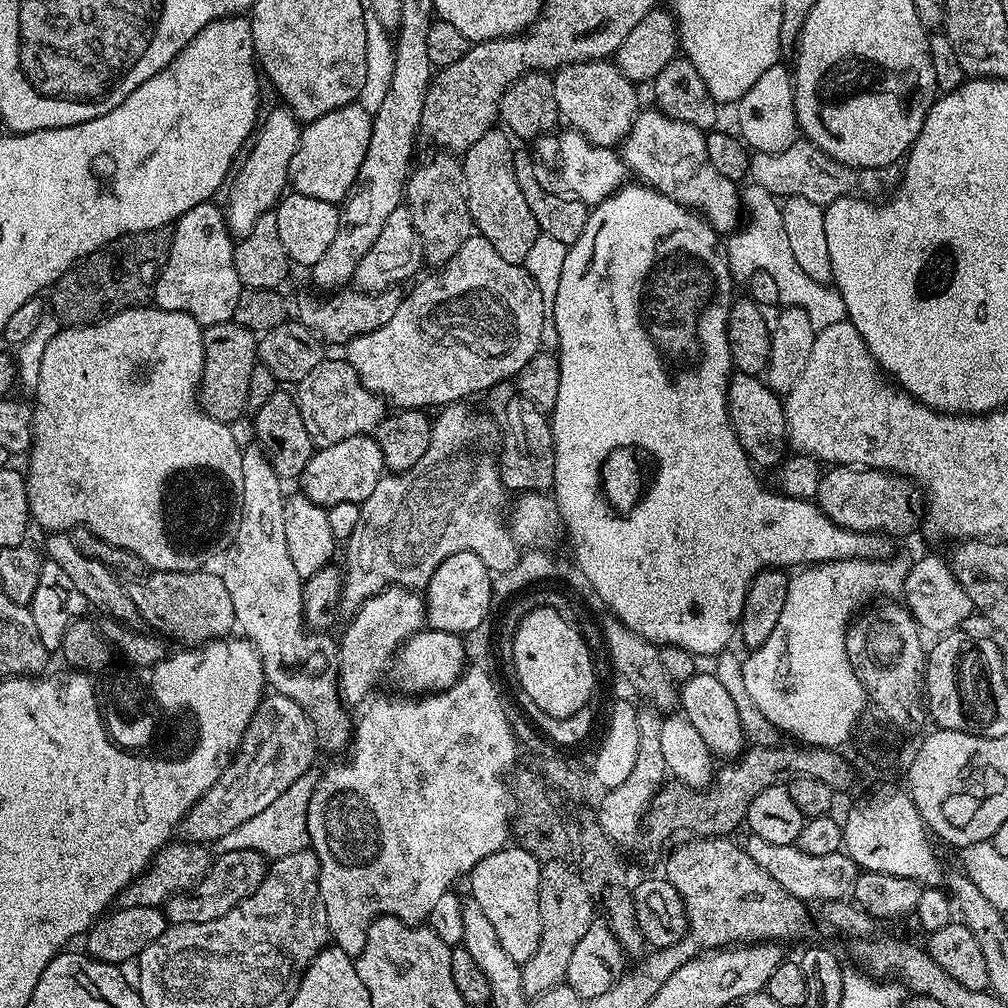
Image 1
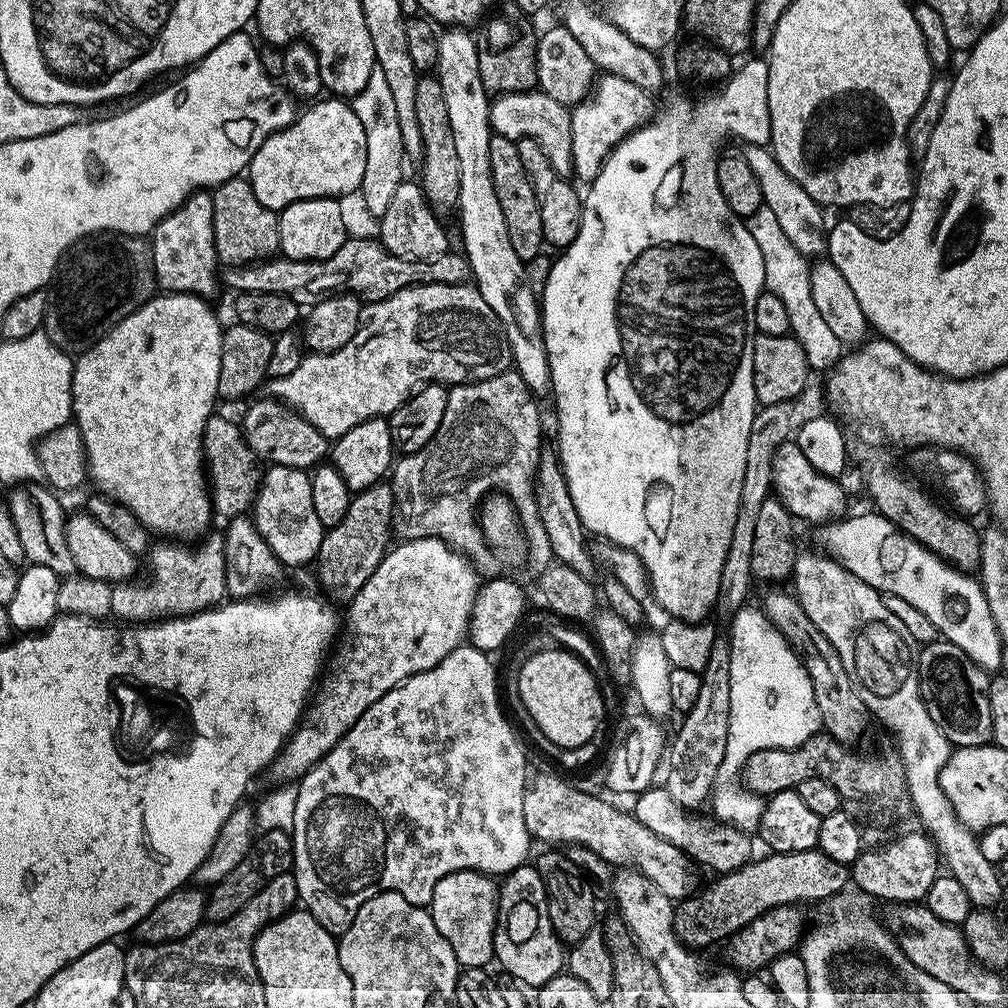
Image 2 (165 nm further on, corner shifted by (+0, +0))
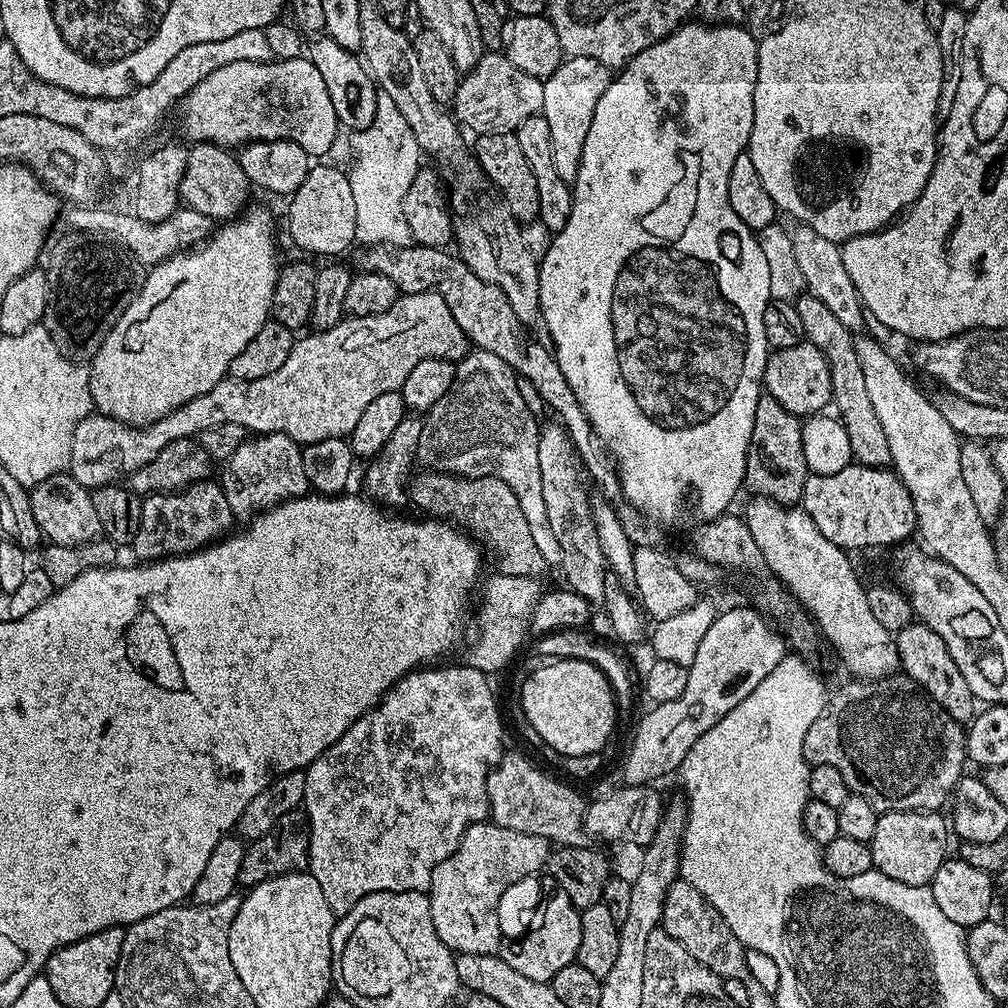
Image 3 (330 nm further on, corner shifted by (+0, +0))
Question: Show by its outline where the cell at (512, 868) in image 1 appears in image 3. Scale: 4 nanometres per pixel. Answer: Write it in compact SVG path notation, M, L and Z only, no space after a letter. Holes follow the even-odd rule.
M557 887L555 892L550 891L543 897L542 907L528 932L520 939L509 939L501 943L499 956L518 974L525 978L534 978L534 982L543 984L551 982L558 970L565 966L577 963L578 946L582 946L582 918L581 909L570 902L570 894Z

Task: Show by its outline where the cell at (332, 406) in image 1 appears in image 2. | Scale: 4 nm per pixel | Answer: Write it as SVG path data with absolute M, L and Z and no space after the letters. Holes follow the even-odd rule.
M253 399L253 404L245 410L244 420L242 419L244 440L257 458L261 461L268 460L269 465L281 464L311 470L329 455L329 441L305 416L295 412L281 400L263 399Z

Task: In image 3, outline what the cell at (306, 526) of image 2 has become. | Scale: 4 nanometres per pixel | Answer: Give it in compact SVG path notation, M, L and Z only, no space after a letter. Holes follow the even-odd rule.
M265 432L246 438L218 468L218 482L230 502L237 521L247 522L269 508L309 491L306 470L302 466L303 447L281 432Z

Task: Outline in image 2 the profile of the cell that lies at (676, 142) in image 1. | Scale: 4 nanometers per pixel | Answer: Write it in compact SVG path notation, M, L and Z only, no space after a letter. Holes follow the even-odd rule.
M604 74L595 81L591 93L571 109L570 150L572 170L577 181L590 182L602 170L604 159L634 129L647 124L658 107L653 93L628 82L626 78Z

